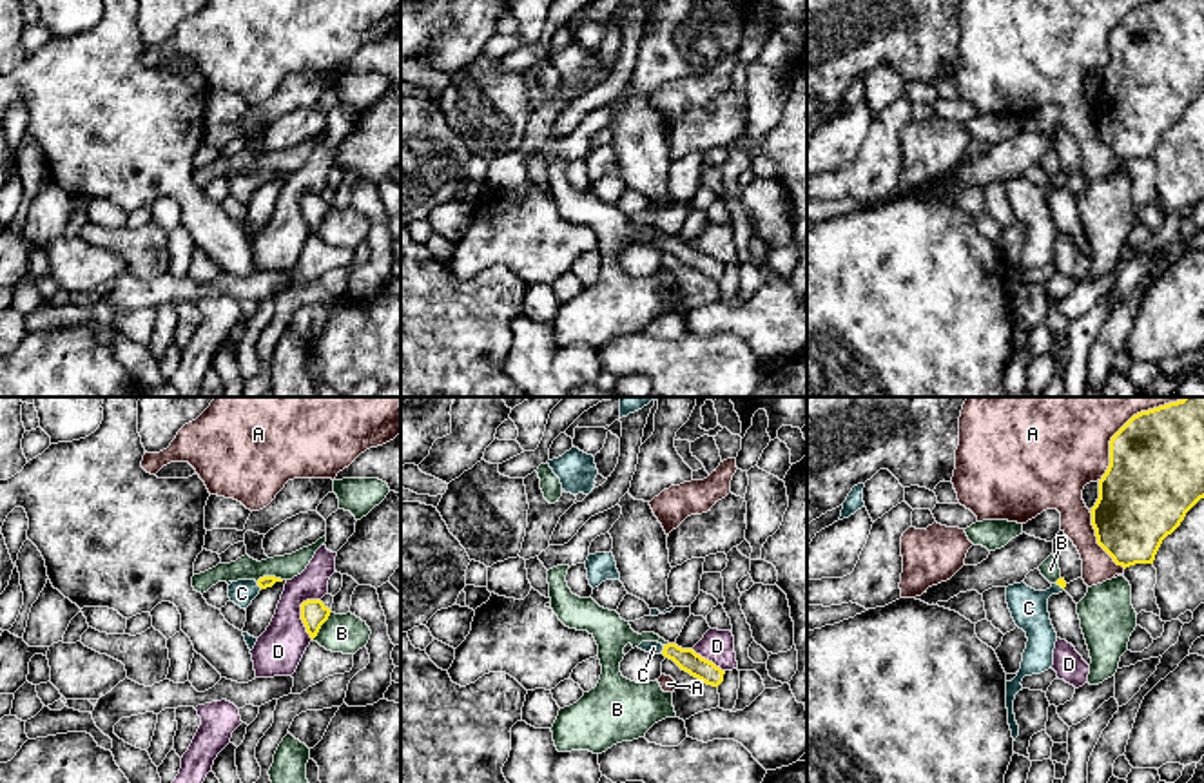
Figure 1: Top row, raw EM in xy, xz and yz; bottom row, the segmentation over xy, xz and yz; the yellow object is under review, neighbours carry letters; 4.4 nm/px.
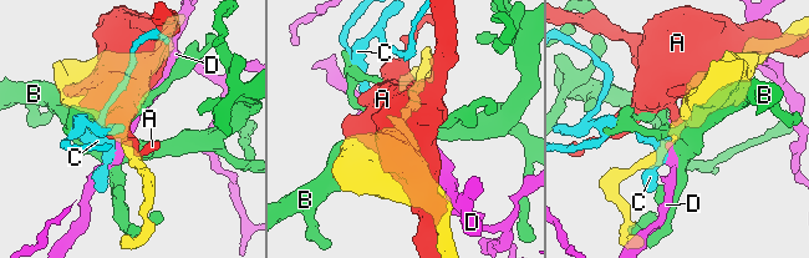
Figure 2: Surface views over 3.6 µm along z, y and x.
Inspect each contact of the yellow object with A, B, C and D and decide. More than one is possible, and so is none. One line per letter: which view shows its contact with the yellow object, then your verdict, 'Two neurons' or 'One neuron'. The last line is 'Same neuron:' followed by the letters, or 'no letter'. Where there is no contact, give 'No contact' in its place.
A: Touches yellow in yz. Two neurons
B: Touches yellow in xy. Two neurons
C: Touches yellow in xz. One neuron
D: Touches yellow in xy. Two neurons
Same neuron: C

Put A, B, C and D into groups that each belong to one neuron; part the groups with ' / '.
A / B / C / D

